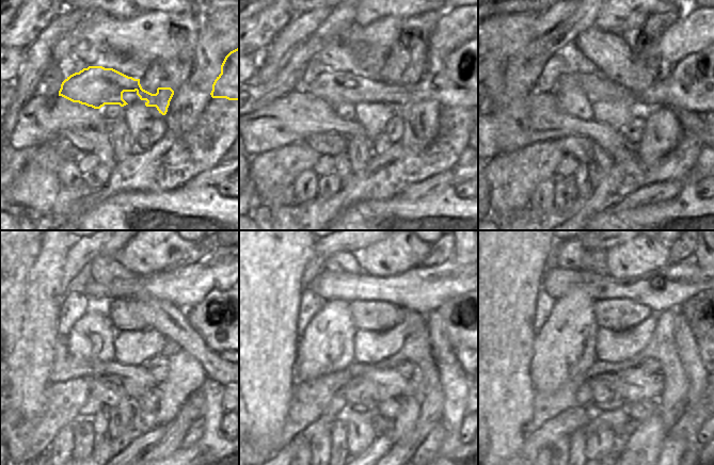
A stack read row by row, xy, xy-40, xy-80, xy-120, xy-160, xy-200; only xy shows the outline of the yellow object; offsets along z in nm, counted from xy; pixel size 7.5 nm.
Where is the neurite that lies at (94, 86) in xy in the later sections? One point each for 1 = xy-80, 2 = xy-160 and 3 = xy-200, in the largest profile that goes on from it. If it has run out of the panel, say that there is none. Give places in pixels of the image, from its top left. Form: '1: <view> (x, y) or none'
1: xy-80 (695, 83)
2: xy-160 (456, 314)
3: xy-200 (695, 310)

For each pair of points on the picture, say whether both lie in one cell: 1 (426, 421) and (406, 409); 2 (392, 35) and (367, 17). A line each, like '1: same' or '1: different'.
1: different
2: different

